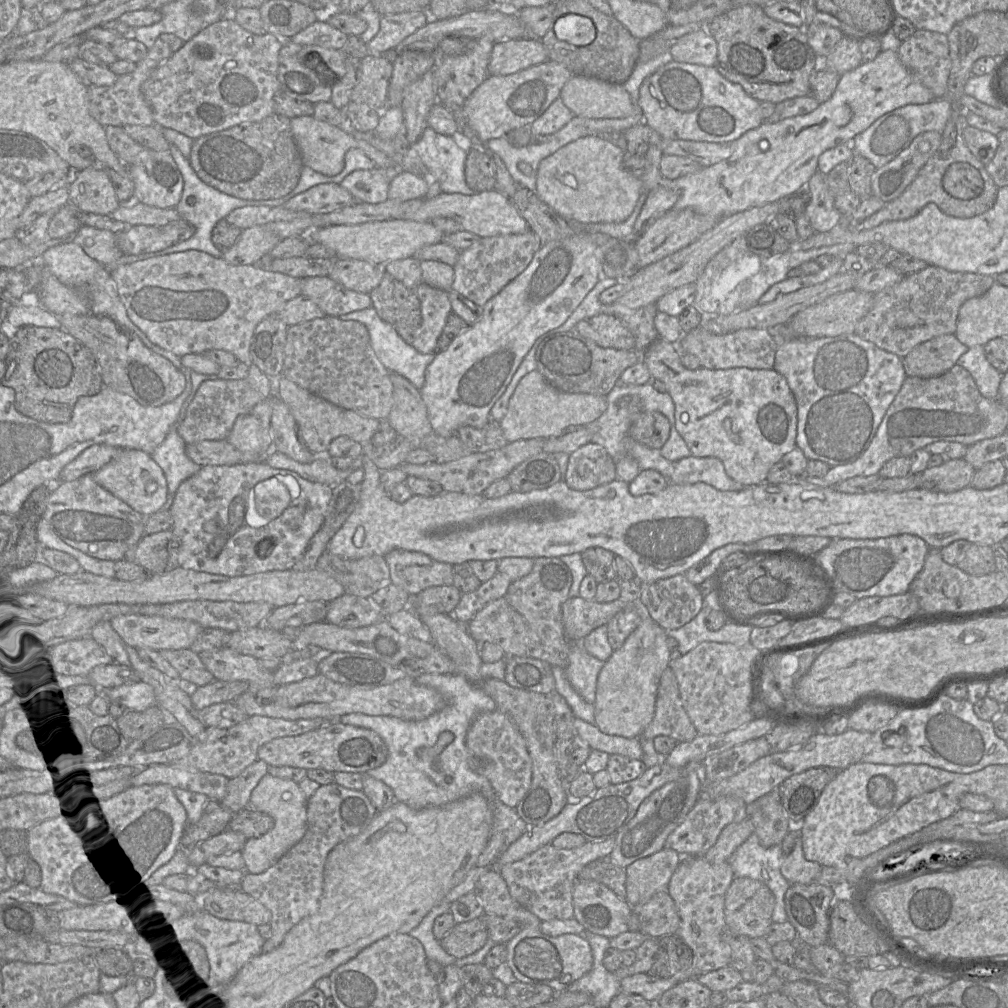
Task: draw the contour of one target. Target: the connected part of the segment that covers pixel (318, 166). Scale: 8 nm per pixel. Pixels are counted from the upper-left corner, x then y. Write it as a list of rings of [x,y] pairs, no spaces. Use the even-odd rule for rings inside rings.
[[[299,116],[292,118],[291,130],[299,148],[303,164],[321,174],[334,176],[340,173],[345,165],[345,154],[351,148],[362,150],[372,161],[374,161],[378,168],[387,169],[396,167],[394,160],[371,146],[368,142],[358,140],[343,129],[319,121],[313,116]]]

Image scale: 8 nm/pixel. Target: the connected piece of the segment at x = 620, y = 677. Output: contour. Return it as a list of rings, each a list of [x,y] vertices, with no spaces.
[[[651,617],[642,618],[623,645],[605,661],[597,678],[594,724],[605,734],[625,738],[640,737],[654,718],[662,673],[669,667],[667,632]]]

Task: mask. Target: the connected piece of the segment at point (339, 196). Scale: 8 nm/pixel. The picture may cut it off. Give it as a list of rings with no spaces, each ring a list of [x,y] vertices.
[[[323,183],[297,194],[283,207],[313,214],[330,213],[352,205],[356,200],[352,194],[337,183]]]

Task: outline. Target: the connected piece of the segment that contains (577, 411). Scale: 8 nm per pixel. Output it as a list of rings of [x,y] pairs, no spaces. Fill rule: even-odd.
[[[534,370],[518,383],[500,427],[508,443],[531,438],[558,437],[569,426],[585,426],[597,420],[606,408],[606,396],[563,392],[547,382],[538,370]]]

